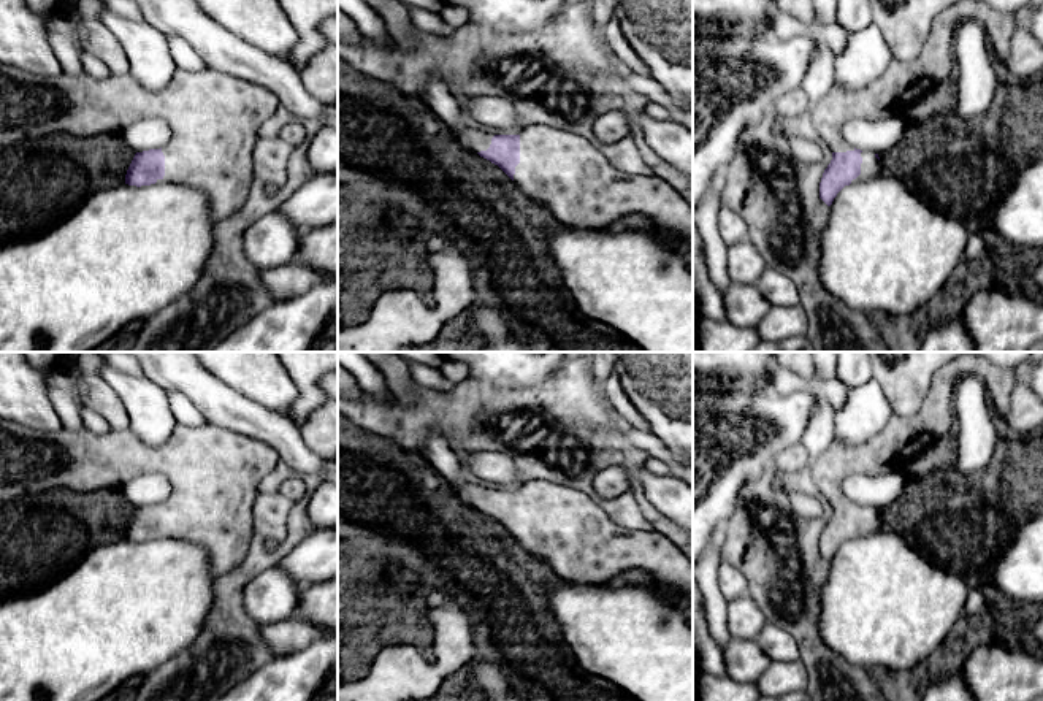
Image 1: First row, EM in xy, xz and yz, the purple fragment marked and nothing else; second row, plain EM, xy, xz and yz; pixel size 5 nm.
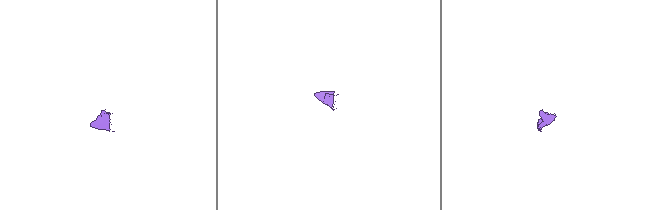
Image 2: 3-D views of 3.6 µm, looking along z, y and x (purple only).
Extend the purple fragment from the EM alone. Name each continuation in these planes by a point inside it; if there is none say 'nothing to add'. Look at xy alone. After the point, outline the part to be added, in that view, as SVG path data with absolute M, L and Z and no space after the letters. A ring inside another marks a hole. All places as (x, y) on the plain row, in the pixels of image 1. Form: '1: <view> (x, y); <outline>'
1: xy (214, 473); M0 417L0 506L54 488L90 493L120 488L141 474L162 474L171 493L162 503L165 531L157 539L173 538L203 546L214 576L239 566L257 546L252 538L252 506L260 481L279 463L277 452L250 436L204 422L200 427L174 427L160 446L144 444L128 428L90 431L60 428L36 431Z

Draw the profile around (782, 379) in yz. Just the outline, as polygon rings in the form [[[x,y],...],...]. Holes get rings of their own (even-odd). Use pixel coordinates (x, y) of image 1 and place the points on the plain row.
[[[781,366],[770,371],[769,382],[772,385],[772,392],[775,393],[783,395],[788,392],[810,392],[816,396],[824,396],[835,411],[846,403],[850,395],[850,387],[840,382],[837,377],[831,377],[827,381],[816,377],[804,379]]]

